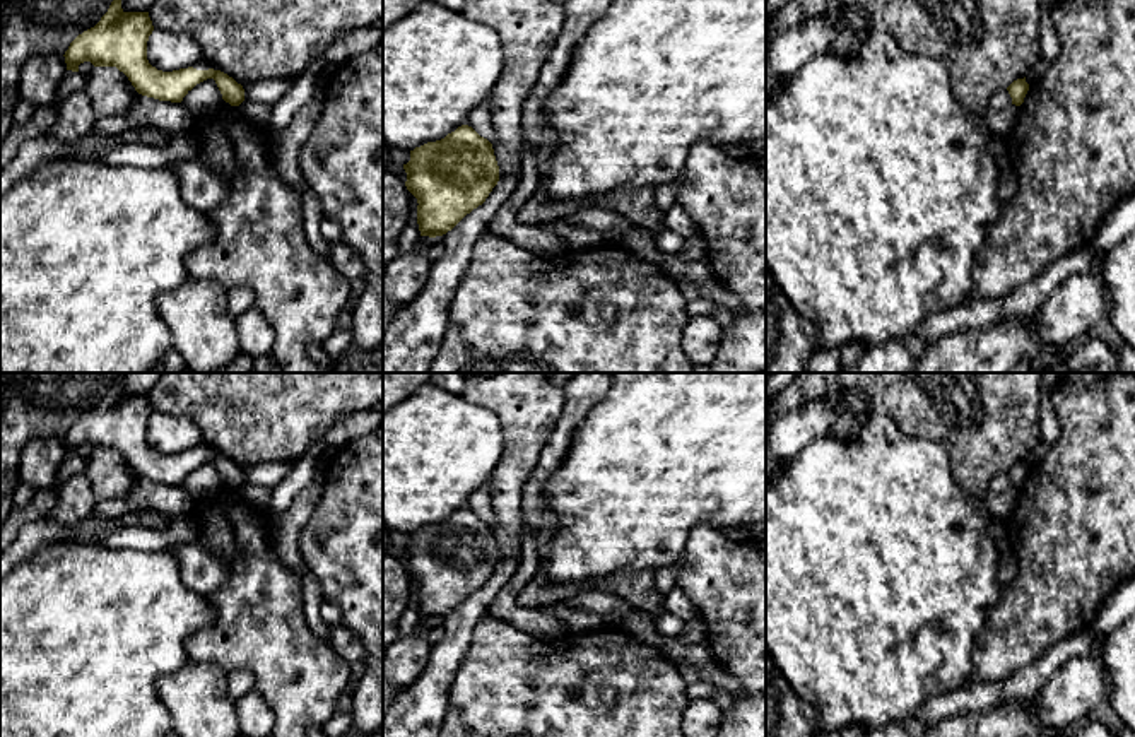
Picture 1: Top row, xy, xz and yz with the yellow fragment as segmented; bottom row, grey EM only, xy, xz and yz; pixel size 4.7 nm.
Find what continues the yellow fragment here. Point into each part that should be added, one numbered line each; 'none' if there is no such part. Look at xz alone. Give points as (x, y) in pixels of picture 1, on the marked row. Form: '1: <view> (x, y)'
none

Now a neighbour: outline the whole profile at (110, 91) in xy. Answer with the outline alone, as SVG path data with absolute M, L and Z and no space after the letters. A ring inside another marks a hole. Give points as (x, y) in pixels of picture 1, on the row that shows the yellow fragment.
M94 67L85 92L99 118L121 115L133 103L132 82L116 67Z

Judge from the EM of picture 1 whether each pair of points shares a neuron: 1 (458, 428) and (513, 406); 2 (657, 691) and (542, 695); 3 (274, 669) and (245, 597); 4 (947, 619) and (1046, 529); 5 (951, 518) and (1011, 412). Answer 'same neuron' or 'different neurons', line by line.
1: different neurons
2: same neuron
3: same neuron
4: different neurons
5: different neurons

